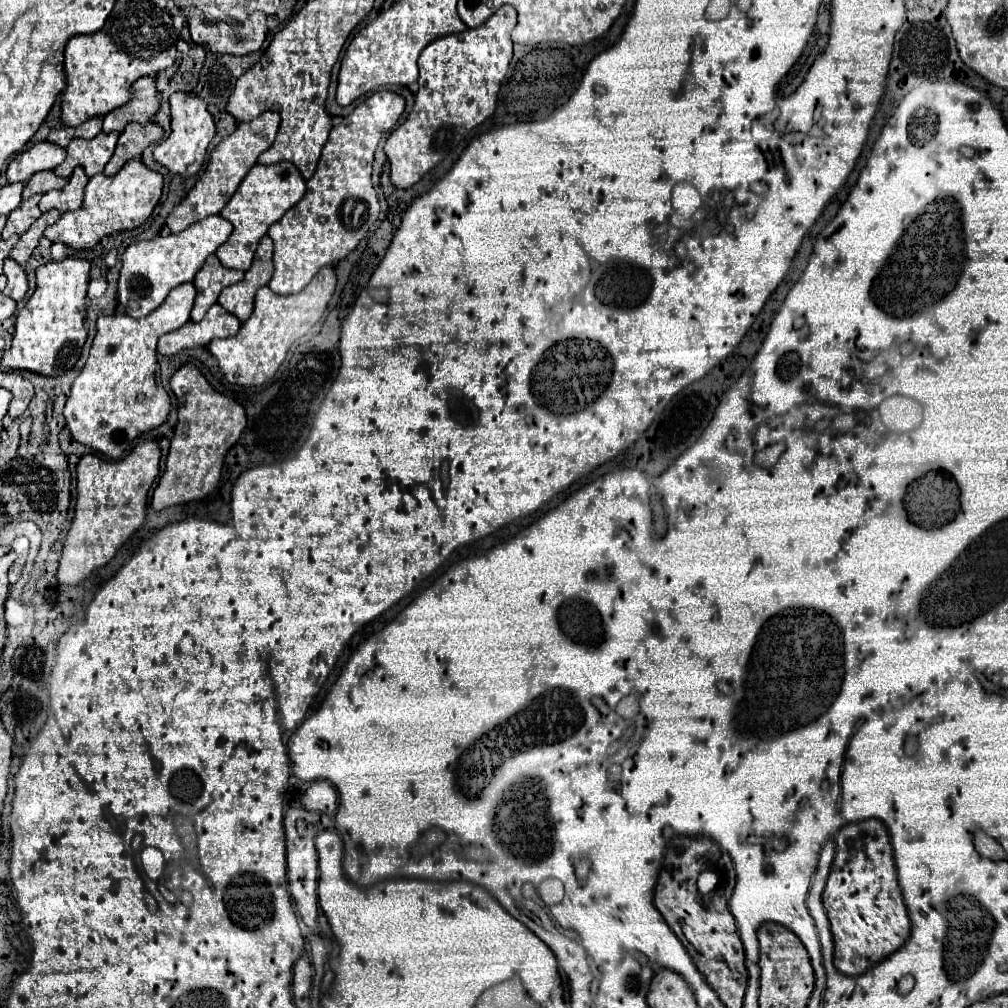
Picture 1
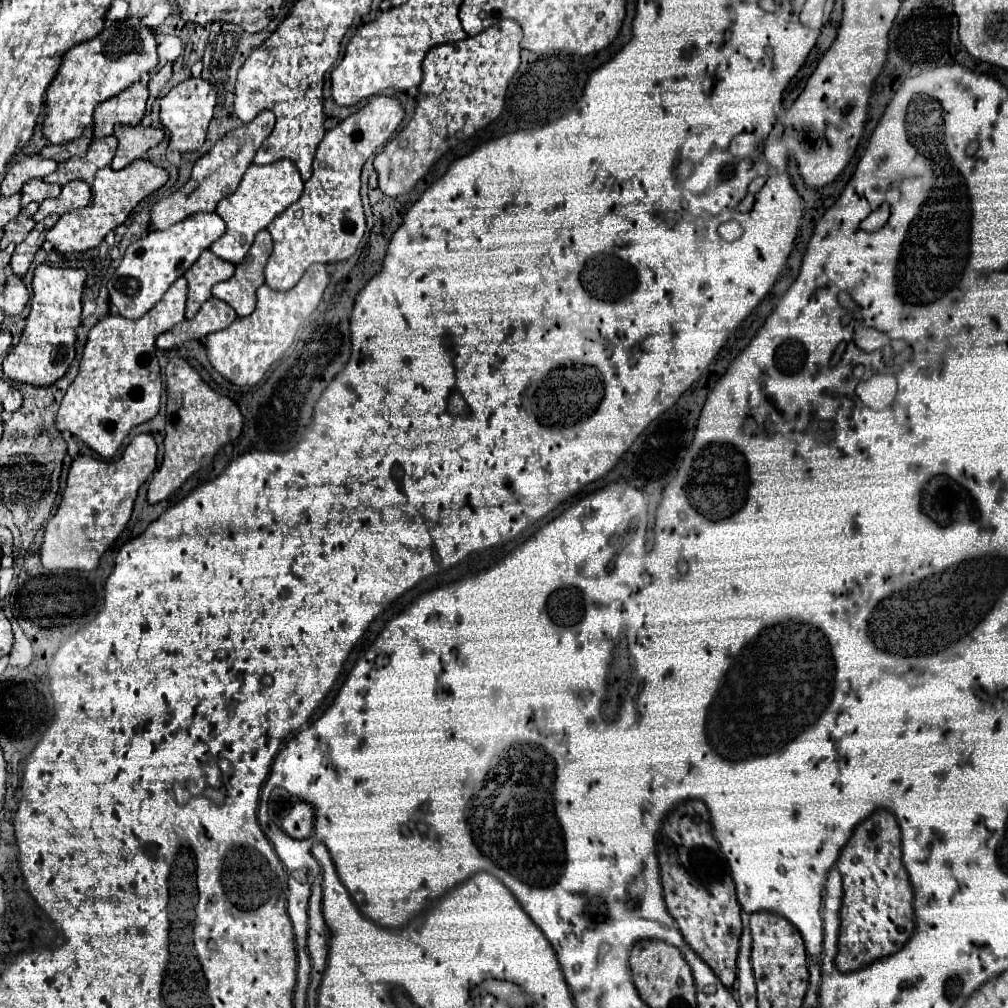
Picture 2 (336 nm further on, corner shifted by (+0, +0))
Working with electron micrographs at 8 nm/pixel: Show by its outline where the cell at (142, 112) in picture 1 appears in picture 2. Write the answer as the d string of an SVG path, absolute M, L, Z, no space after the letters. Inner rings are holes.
M136 82L128 90L122 90L116 98L102 102L94 112L94 138L112 136L114 124L126 124L126 126L140 124L146 112L146 100L148 100L148 88Z

